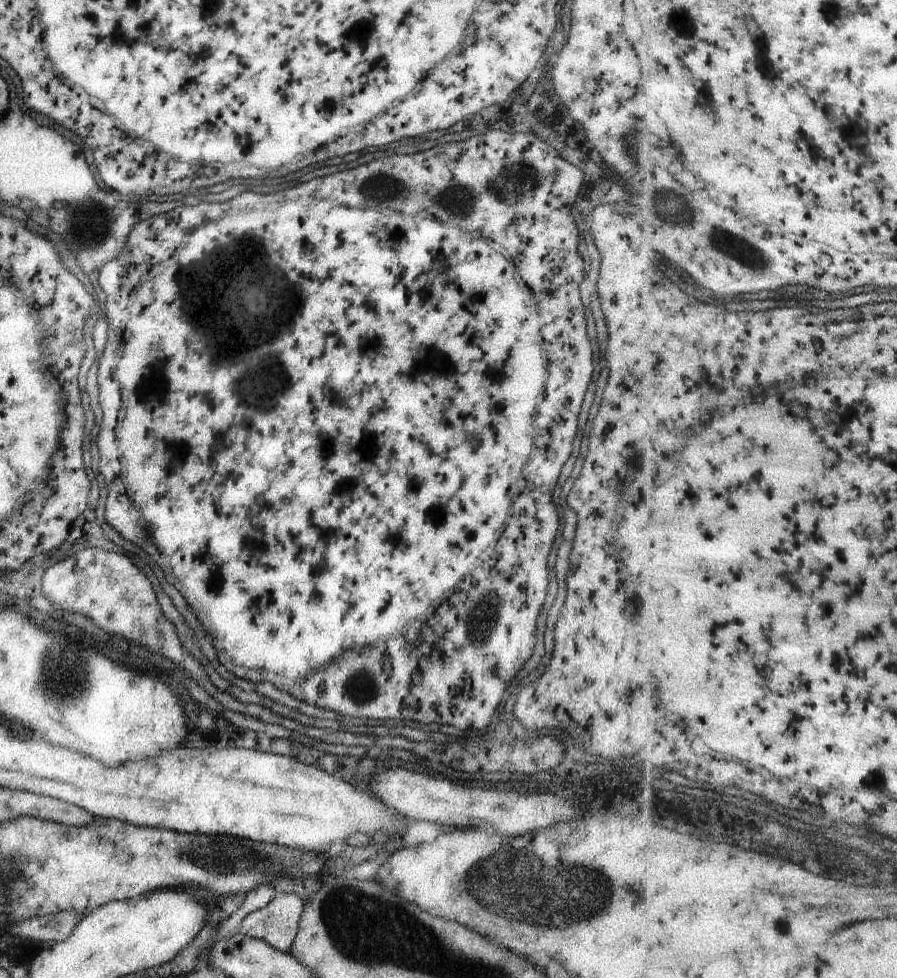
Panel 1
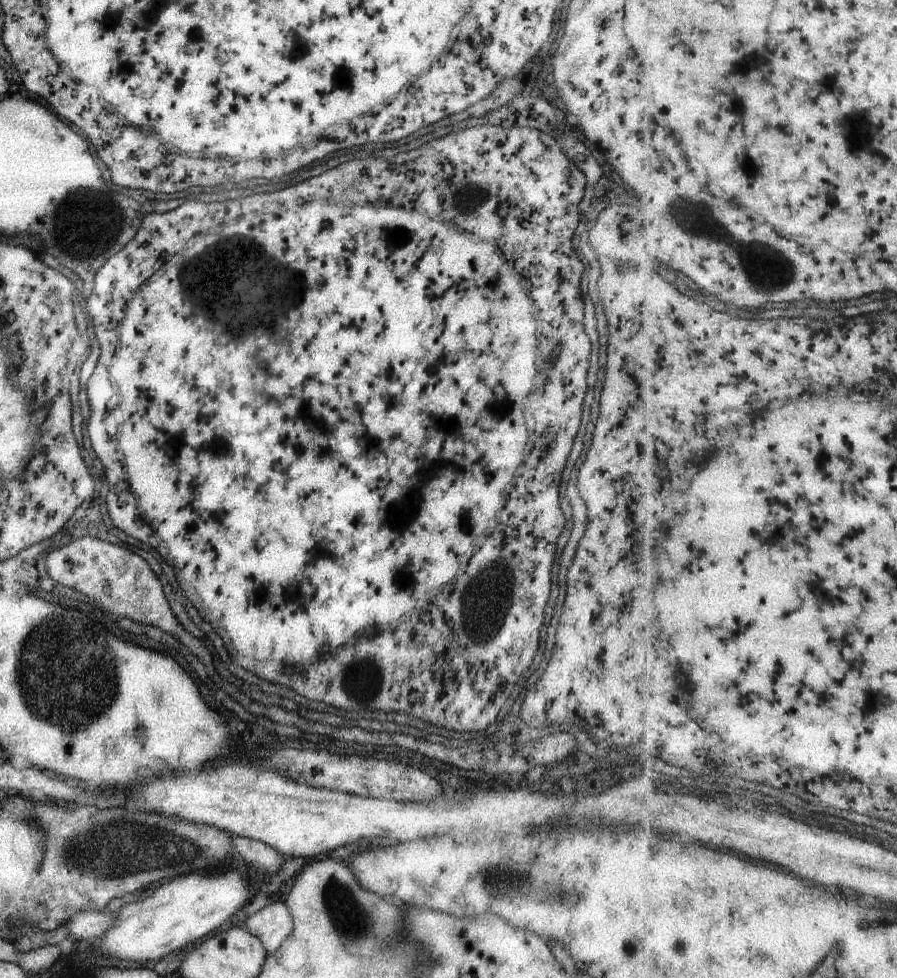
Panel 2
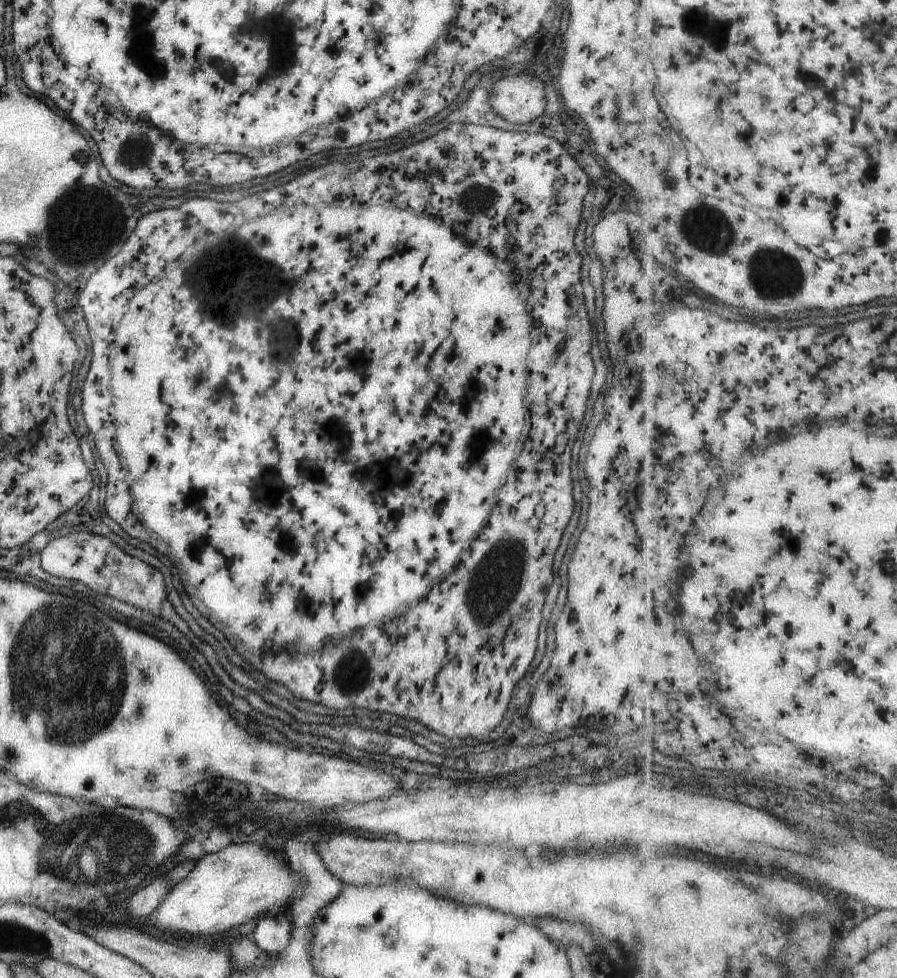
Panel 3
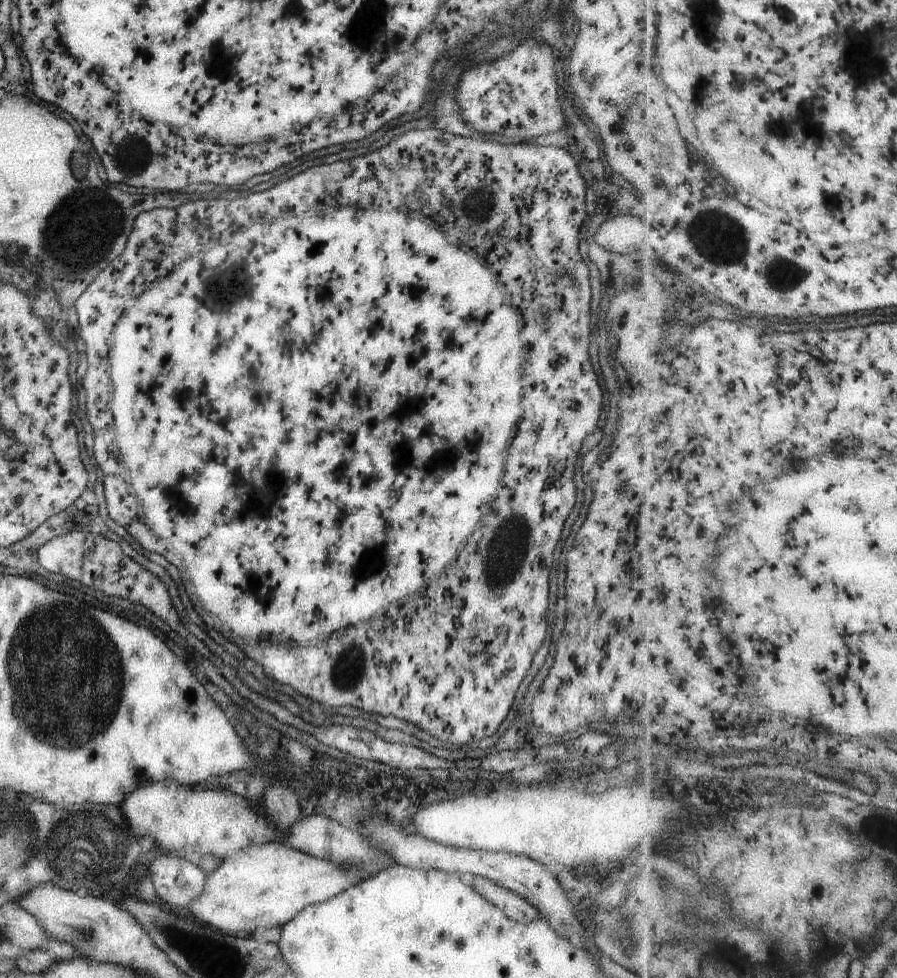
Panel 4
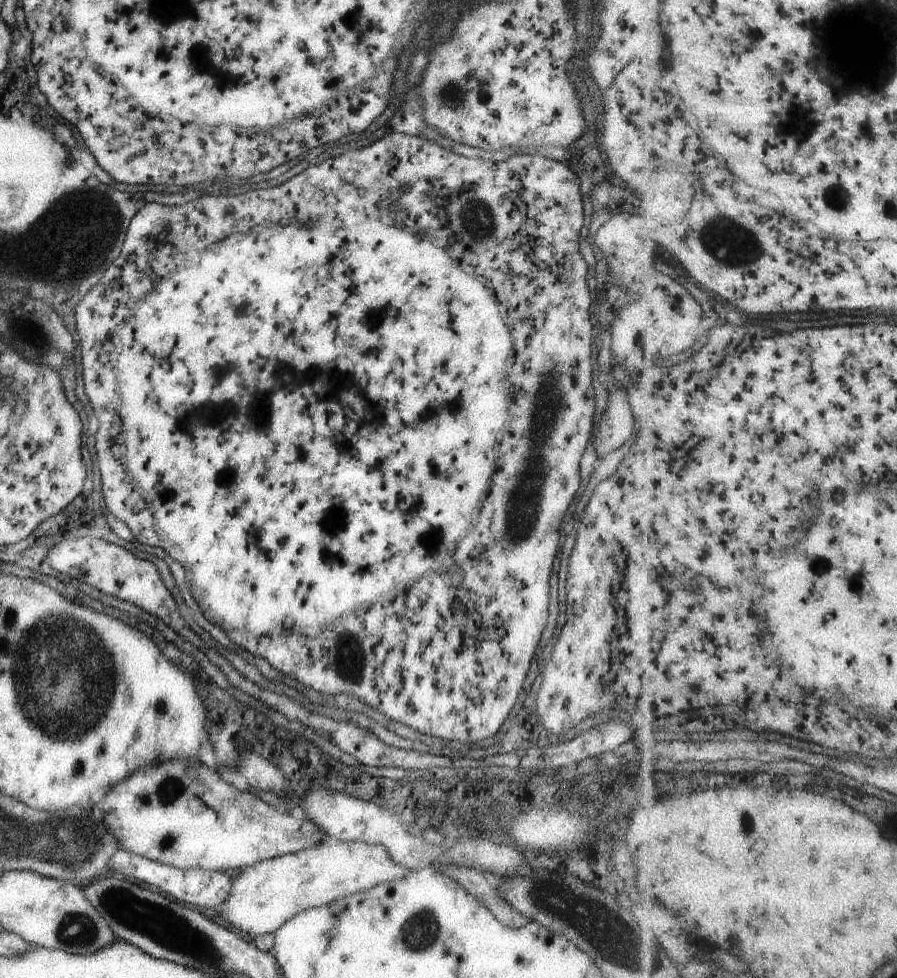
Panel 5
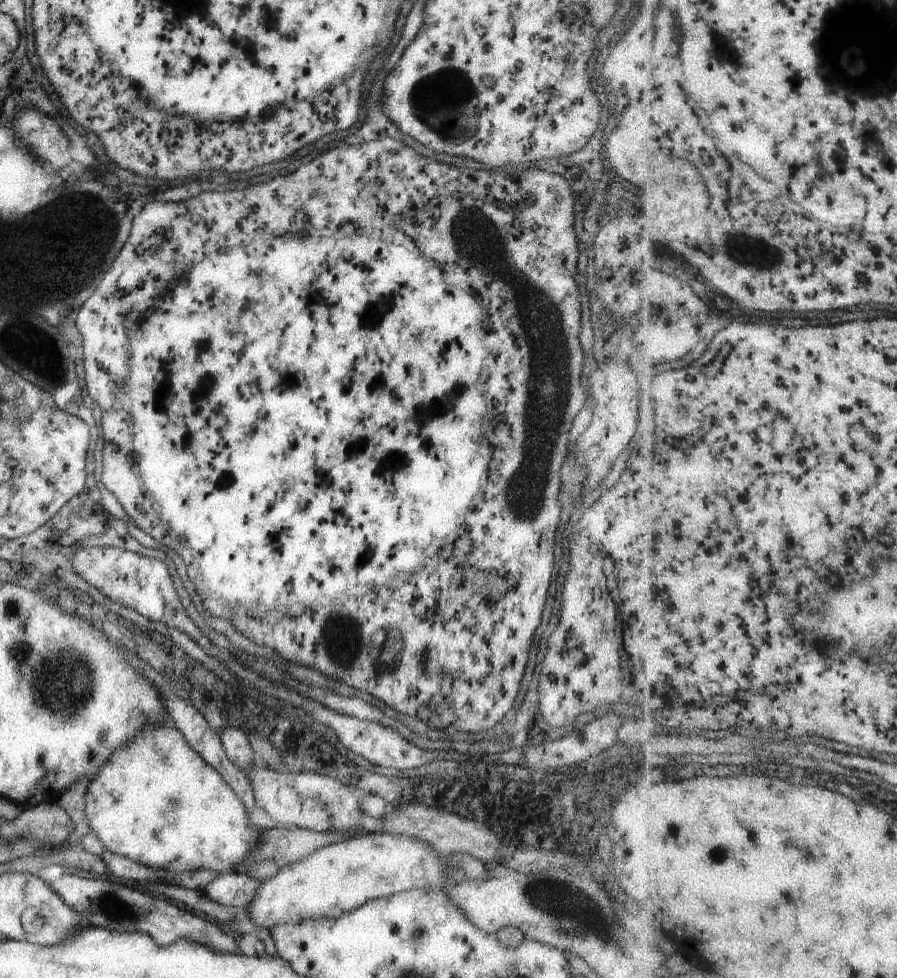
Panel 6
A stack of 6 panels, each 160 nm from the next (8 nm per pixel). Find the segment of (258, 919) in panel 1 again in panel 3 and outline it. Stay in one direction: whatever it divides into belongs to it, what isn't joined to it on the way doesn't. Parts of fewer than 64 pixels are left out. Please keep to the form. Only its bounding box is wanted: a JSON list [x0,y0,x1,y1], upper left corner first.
[248,911,292,955]

